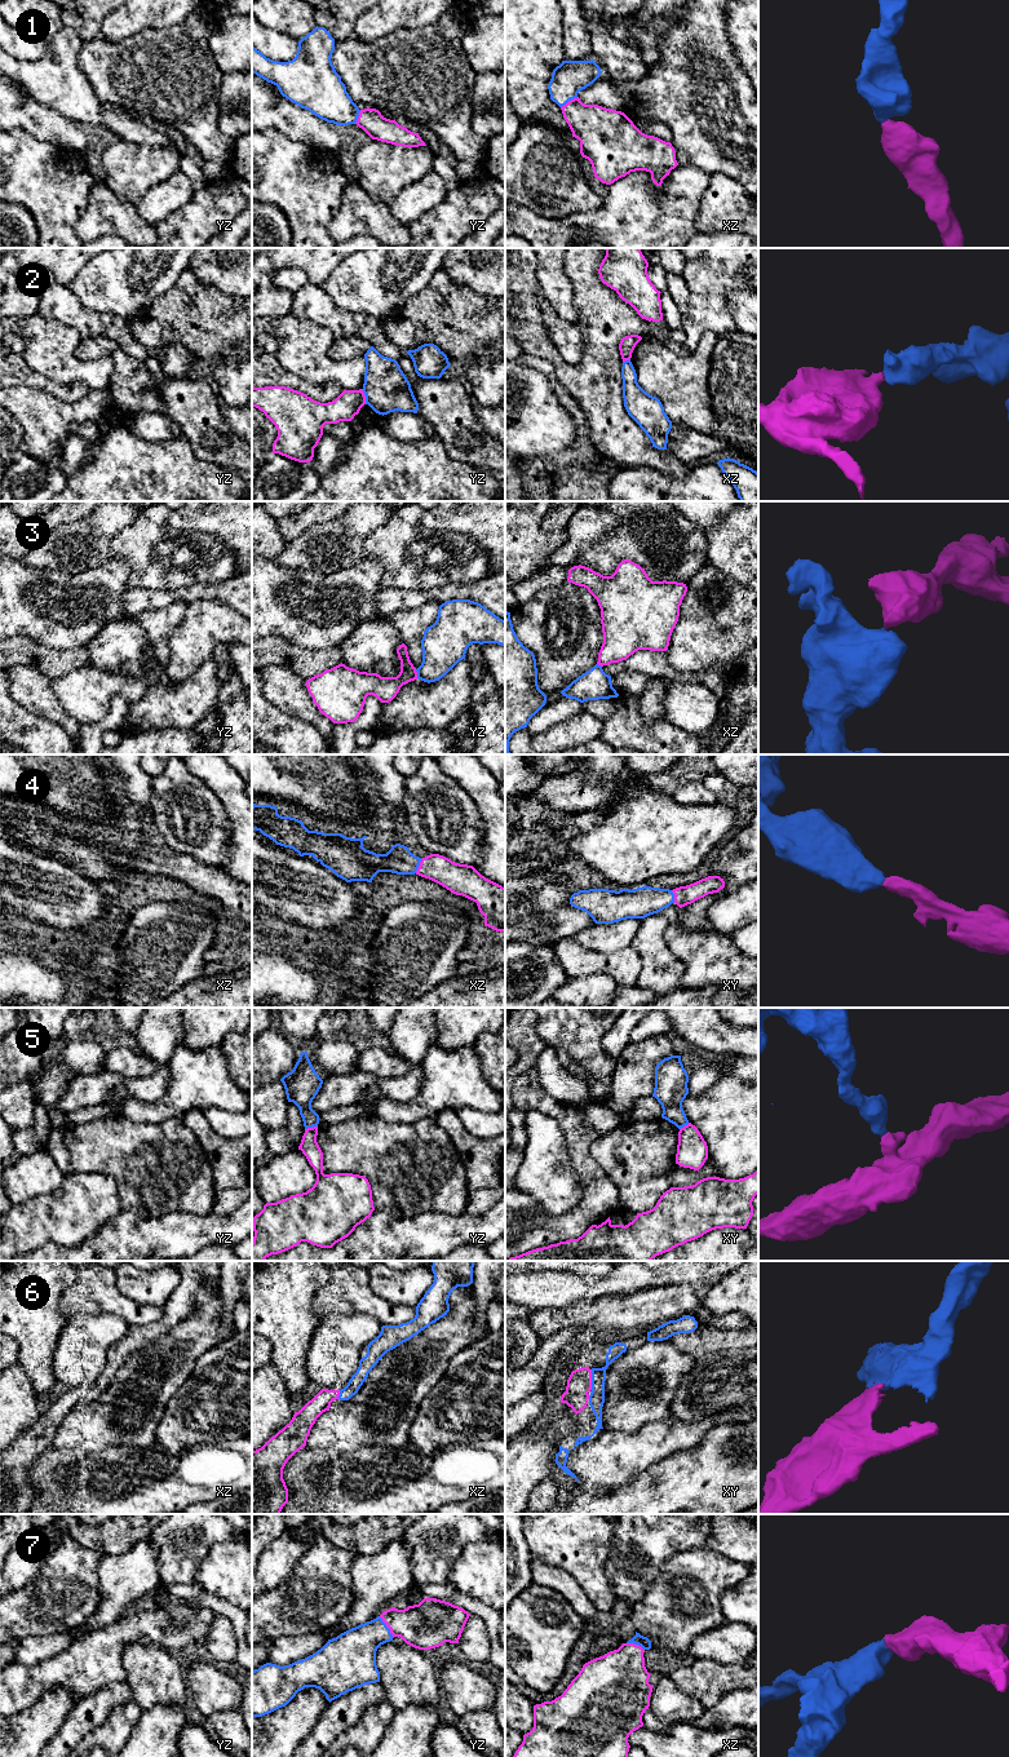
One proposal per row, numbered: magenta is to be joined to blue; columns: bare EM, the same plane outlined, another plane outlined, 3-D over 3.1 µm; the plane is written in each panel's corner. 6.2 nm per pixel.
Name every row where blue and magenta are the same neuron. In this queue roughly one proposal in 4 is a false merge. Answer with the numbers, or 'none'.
1, 4, 6, 7

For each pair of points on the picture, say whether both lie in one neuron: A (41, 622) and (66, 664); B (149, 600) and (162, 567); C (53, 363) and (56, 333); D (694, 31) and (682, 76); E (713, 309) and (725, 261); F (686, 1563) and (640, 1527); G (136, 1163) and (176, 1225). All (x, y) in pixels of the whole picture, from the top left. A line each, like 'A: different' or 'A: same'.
A: different
B: different
C: same
D: same
E: same
F: different
G: different

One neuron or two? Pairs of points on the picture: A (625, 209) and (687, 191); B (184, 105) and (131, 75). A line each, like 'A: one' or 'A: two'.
A: one
B: one

